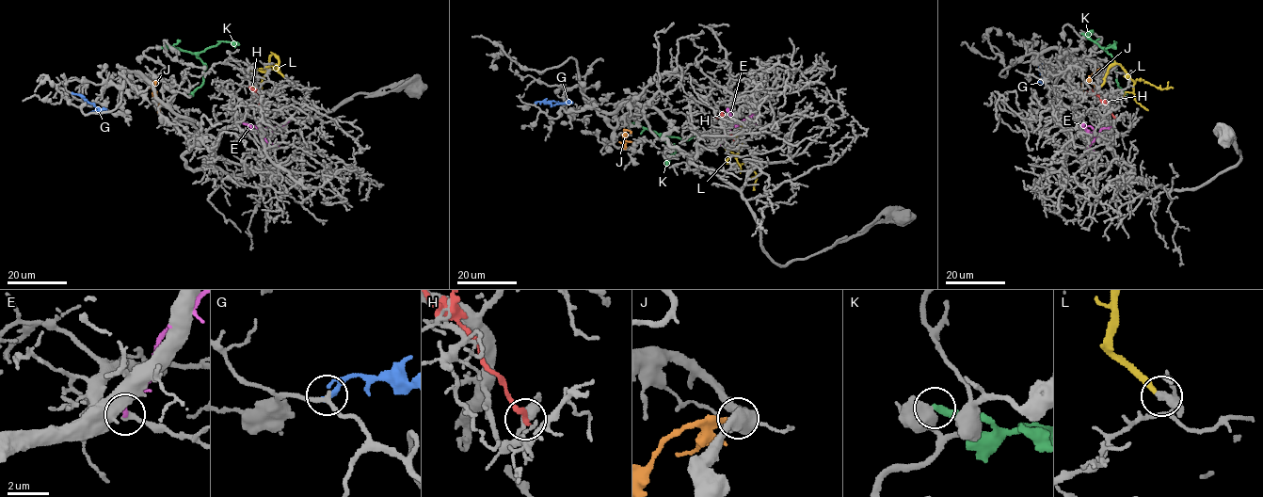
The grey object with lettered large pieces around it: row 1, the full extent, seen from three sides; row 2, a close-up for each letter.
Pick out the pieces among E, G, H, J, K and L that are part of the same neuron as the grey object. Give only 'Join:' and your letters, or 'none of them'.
Join: none of them

